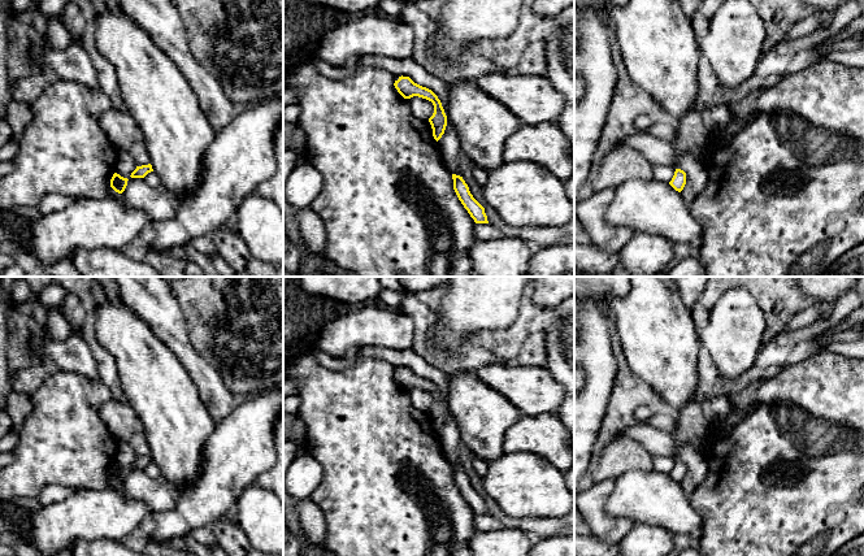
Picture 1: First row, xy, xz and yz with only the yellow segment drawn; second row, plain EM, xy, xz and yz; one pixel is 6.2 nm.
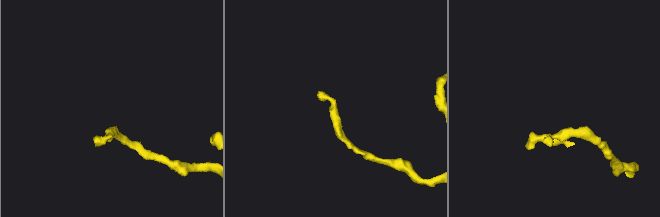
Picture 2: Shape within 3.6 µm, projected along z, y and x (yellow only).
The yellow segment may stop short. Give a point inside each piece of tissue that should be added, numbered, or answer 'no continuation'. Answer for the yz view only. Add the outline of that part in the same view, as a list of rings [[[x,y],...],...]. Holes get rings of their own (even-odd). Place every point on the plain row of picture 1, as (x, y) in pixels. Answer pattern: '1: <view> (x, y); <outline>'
no continuation

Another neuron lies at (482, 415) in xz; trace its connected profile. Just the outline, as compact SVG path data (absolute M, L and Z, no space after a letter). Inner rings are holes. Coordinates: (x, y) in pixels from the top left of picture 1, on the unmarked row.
M473 372L450 377L448 408L456 420L463 448L486 462L504 453L505 433L522 416Z

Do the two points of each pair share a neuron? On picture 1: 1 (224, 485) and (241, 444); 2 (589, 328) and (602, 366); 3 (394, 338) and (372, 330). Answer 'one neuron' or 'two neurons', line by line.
1: one neuron
2: one neuron
3: one neuron

